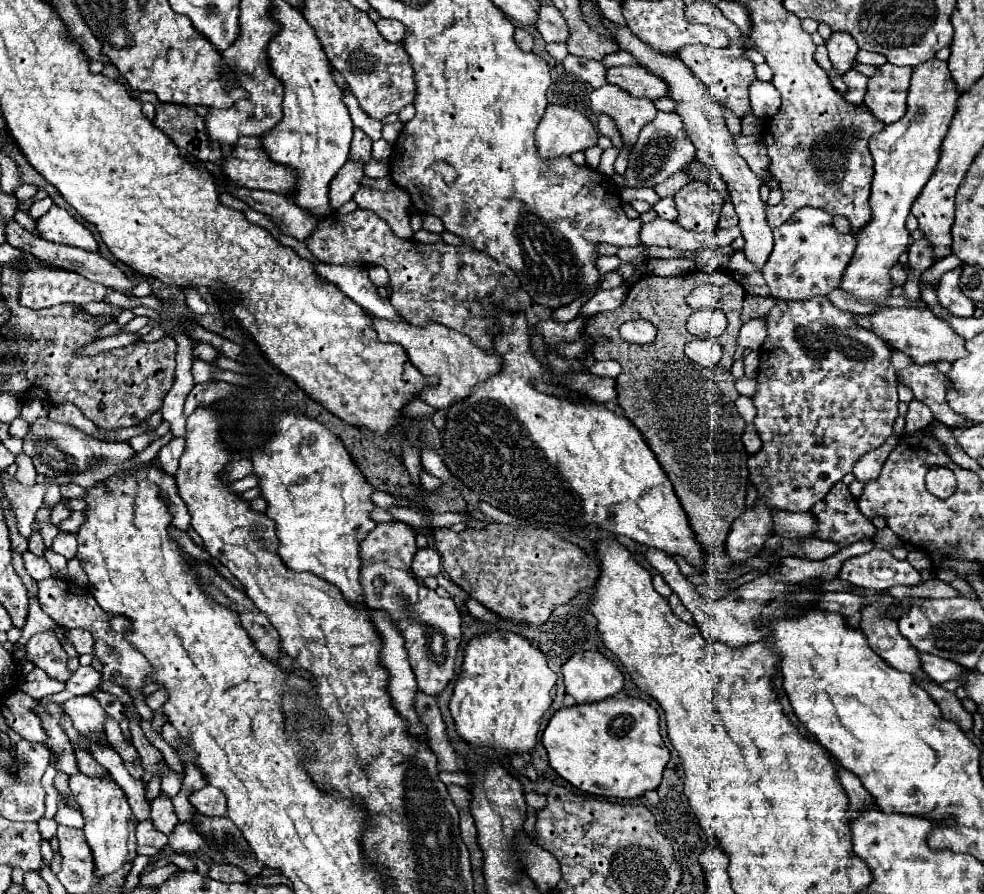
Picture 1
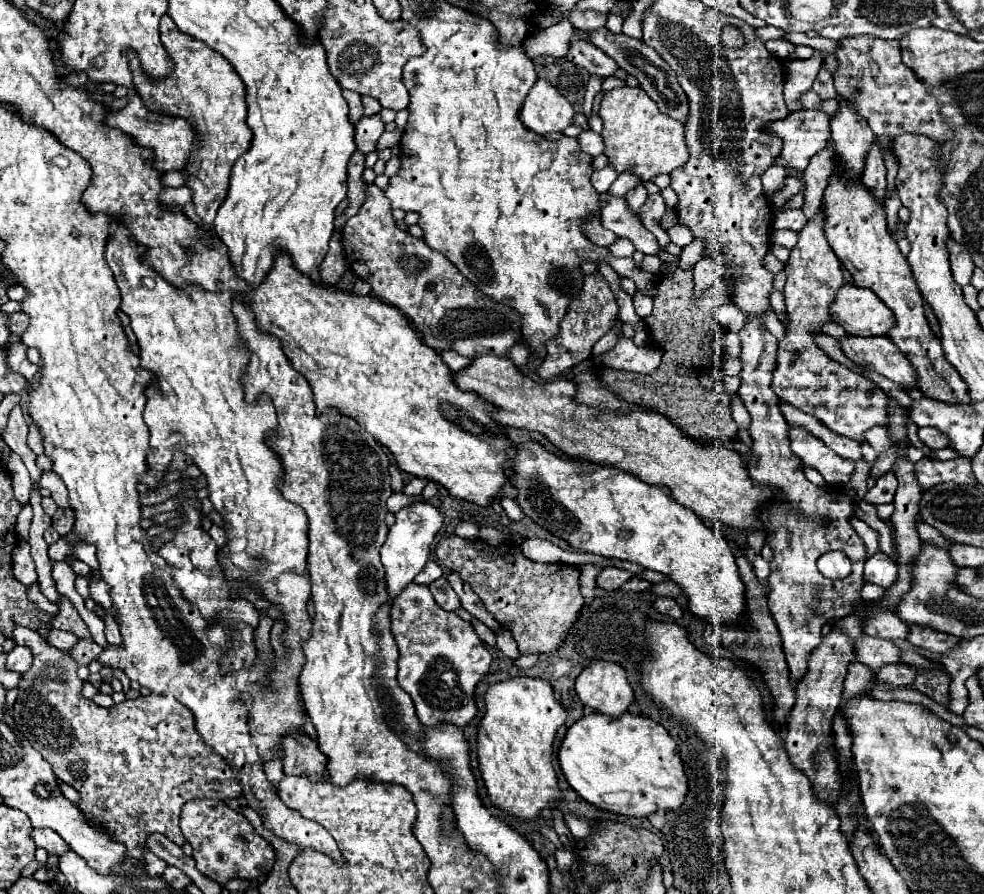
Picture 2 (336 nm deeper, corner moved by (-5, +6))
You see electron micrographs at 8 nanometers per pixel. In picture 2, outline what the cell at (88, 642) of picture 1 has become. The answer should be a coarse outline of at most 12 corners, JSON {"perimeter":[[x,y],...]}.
{"perimeter":[[51,628],[47,642],[59,650],[71,650],[77,636]]}

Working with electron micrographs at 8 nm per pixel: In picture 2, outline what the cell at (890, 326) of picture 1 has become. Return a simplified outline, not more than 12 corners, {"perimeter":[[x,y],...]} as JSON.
{"perimeter":[[843,284],[831,320],[857,336],[887,336],[889,308],[865,288]]}

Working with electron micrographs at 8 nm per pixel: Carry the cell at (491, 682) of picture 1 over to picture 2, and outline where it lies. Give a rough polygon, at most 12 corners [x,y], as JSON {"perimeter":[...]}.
{"perimeter":[[537,678],[489,686],[477,736],[495,808],[559,802],[553,742],[567,710]]}

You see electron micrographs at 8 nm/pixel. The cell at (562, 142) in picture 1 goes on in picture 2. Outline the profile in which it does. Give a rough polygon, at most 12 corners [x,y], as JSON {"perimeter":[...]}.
{"perimeter":[[537,78],[519,120],[537,134],[561,132],[573,106]]}

